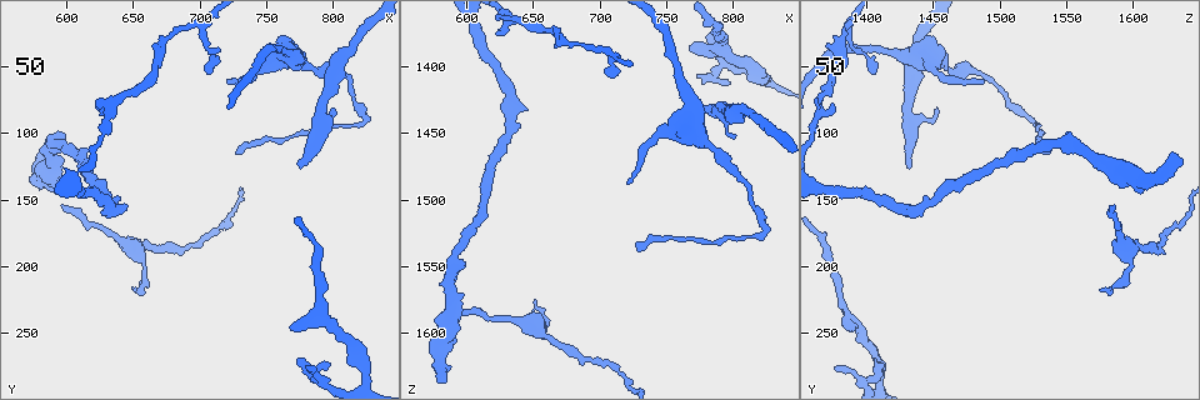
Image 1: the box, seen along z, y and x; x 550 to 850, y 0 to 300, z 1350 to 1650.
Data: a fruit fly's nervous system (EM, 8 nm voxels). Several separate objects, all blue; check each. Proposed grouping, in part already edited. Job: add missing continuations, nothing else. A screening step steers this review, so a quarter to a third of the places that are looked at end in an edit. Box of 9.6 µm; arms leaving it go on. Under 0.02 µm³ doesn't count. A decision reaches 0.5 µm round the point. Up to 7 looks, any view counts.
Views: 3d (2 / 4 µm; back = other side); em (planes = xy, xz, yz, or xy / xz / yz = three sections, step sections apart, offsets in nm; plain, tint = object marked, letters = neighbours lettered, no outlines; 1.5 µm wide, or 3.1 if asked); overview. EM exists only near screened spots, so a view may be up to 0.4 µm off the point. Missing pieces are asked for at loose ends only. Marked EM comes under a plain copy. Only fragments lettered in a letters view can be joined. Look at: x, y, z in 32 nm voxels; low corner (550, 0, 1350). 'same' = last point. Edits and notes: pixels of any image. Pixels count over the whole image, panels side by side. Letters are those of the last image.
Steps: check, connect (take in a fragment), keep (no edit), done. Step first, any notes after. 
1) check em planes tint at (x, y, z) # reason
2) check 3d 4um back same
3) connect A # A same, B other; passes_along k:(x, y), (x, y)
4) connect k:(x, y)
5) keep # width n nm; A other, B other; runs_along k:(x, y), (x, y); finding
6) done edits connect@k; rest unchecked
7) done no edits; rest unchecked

check 3d 4um at (730, 116, 1532) # an open end

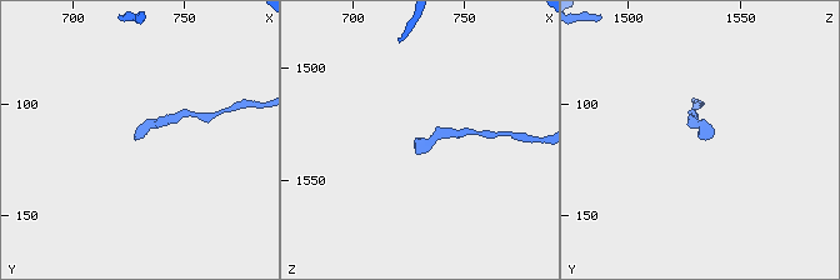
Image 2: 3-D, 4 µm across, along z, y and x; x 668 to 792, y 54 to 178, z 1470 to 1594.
check em xy step 8 tint at (729, 116, 1534) # need the tissue

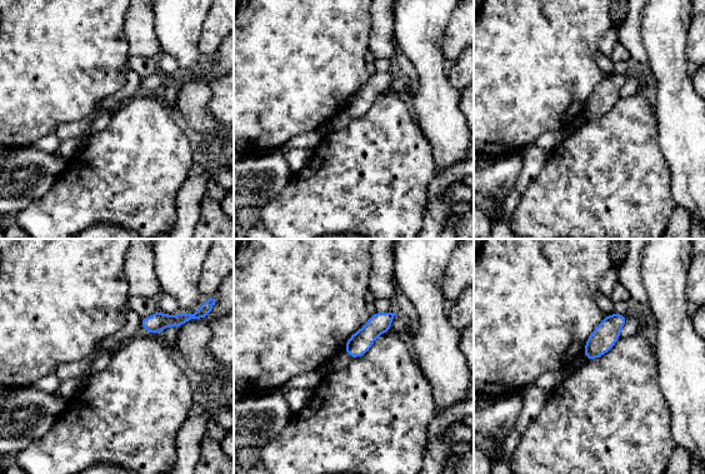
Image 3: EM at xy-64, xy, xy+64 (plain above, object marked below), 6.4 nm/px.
check em planes letters same # cut it another way

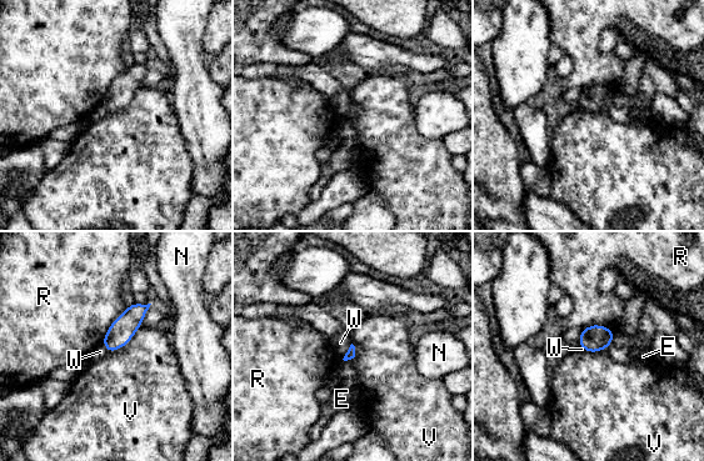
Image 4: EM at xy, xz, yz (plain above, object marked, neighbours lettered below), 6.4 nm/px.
keep # E other, N other, R other, V other, W other; no lettered fragment goes on from it

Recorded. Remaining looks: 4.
check em xz step 4 tint at (776, 126, 1430)

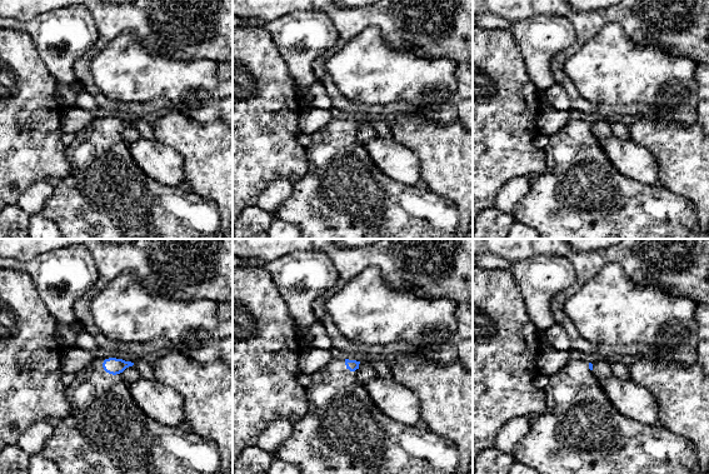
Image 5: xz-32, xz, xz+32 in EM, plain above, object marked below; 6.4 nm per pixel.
check em planes letters same # another direction

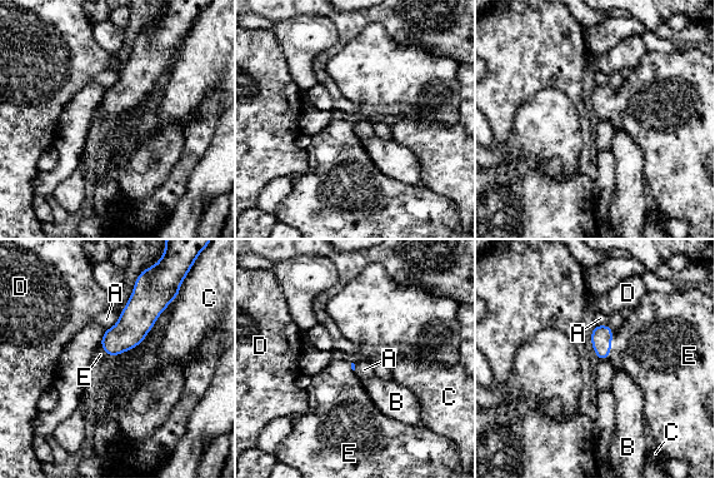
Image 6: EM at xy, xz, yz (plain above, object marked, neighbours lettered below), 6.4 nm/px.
connect E # A other, B other, C other, D other, E same; passes_along 6:(601, 337), (610, 343), (649, 345); the cell continues

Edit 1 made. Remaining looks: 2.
done edits connect@6; rest unchecked

